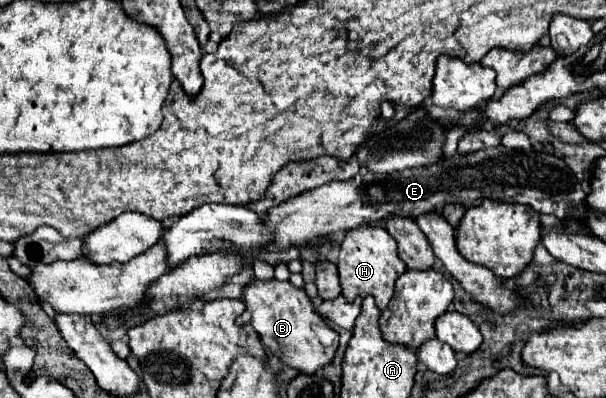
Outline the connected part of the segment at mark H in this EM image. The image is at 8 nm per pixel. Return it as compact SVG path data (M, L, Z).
M375 225L357 227L345 235L341 243L337 267L339 267L343 297L347 301L353 301L355 297L373 295L379 309L387 309L387 303L391 301L395 291L395 281L407 269L397 255L395 239L383 227L375 227Z

